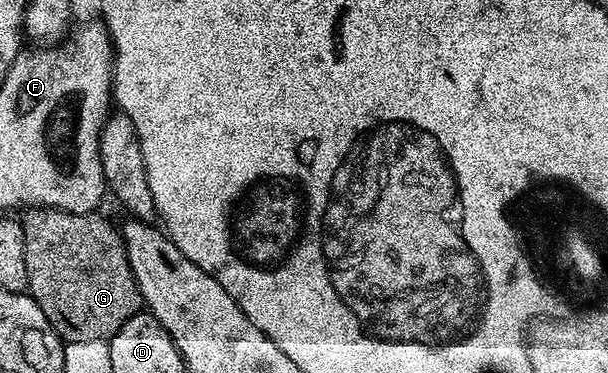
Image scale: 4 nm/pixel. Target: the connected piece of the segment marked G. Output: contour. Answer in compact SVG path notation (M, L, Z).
M40 206L27 209L20 218L24 232L24 268L28 272L28 293L36 300L36 304L40 304L58 337L66 342L105 342L117 332L120 324L127 322L144 306L142 293L138 290L134 273L128 264L126 246L122 242L119 227L113 226L100 215L98 212L73 214L67 210Z

